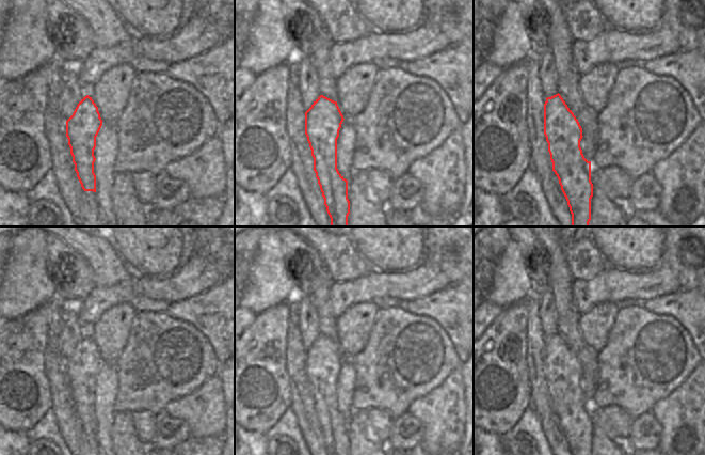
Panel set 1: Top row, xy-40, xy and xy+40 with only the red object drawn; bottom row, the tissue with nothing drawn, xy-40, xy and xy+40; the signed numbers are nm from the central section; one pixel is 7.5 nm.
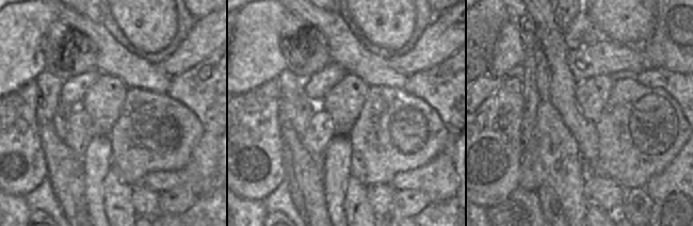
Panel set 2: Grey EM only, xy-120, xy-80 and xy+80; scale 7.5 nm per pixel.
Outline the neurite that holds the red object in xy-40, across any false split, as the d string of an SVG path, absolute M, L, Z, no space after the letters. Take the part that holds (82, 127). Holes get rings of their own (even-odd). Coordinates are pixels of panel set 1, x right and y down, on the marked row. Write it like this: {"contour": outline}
{"contour": "M89 95L79 101L73 115L66 121L66 137L75 171L84 191L96 192L94 150L101 126L98 107Z"}

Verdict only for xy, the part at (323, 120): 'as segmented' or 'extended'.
as segmented

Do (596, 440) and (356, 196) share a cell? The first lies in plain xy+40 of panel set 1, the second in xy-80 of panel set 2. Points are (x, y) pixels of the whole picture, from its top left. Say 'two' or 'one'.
one

